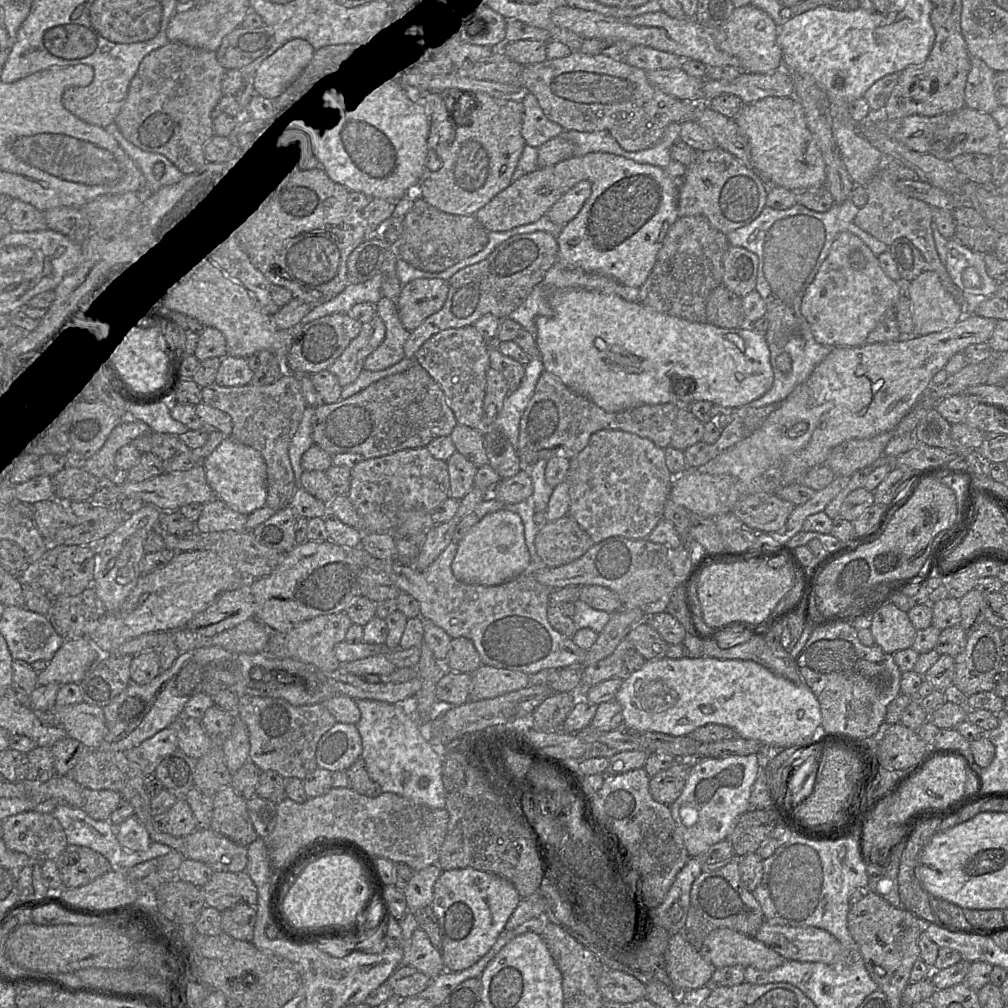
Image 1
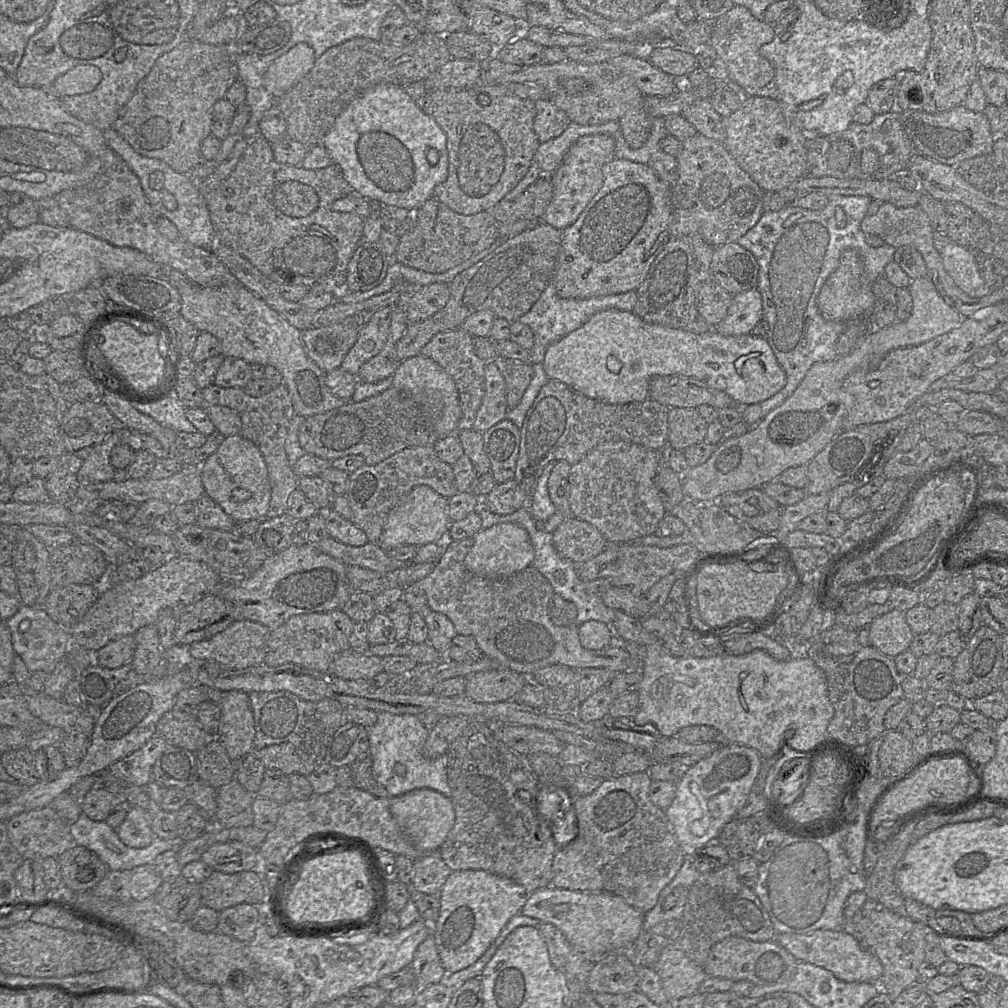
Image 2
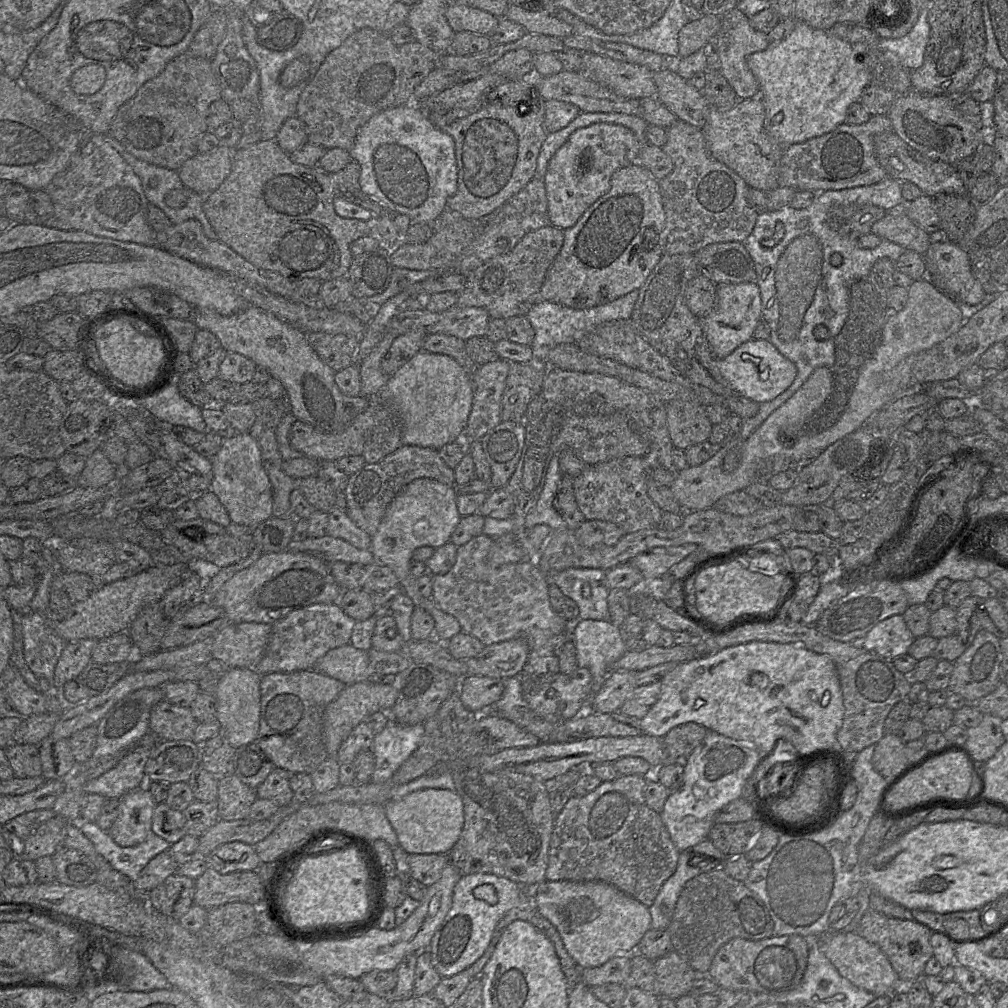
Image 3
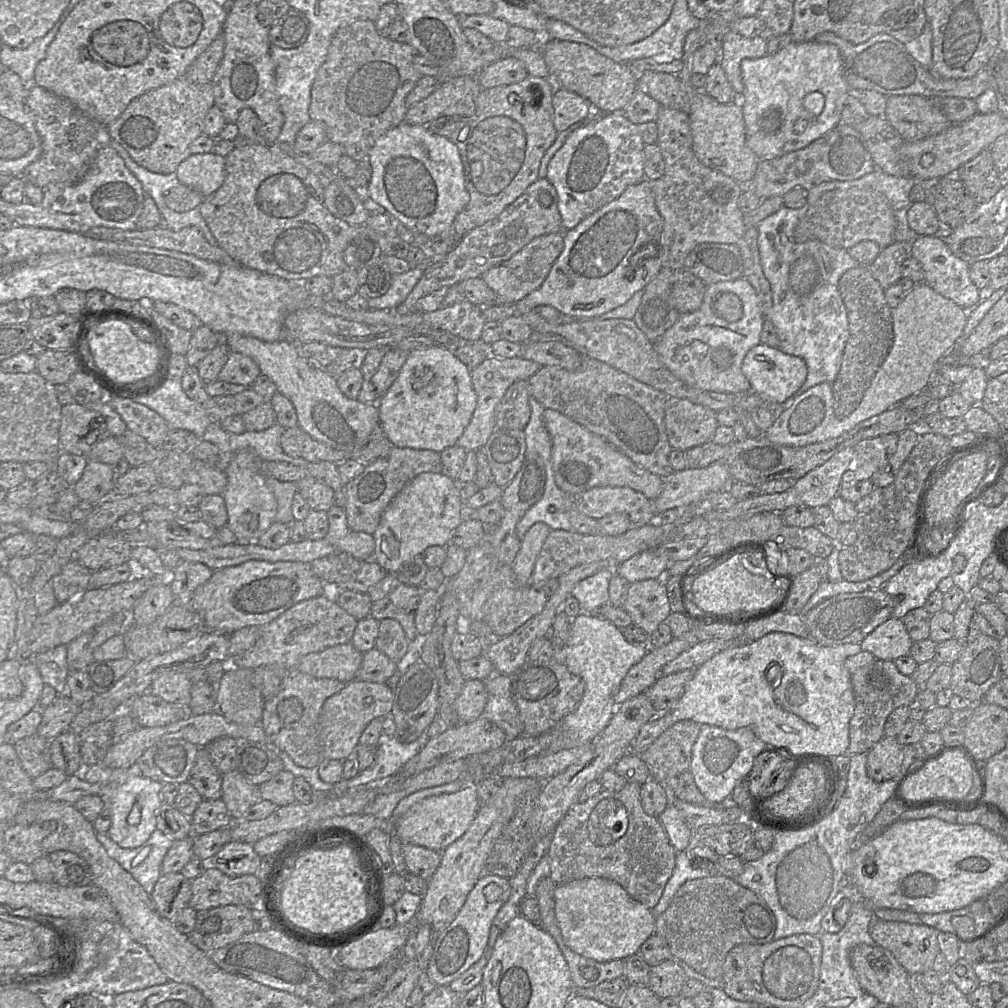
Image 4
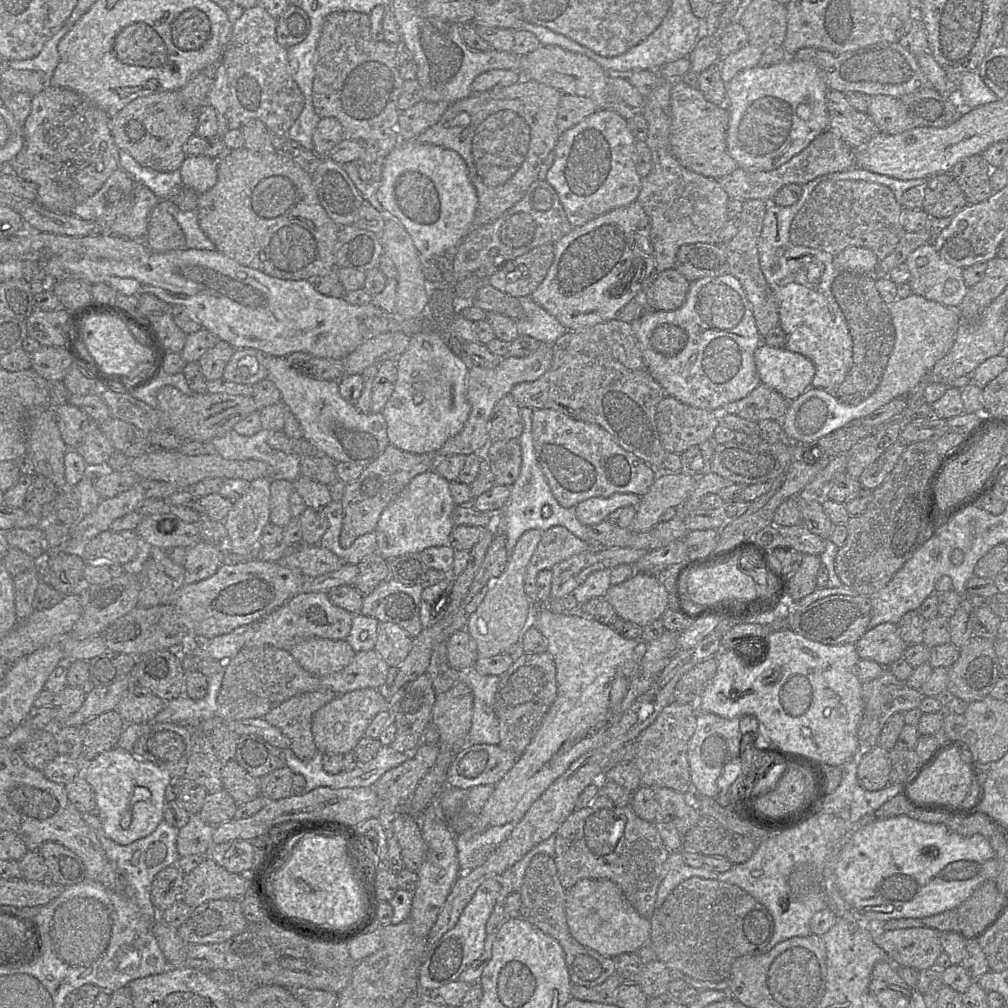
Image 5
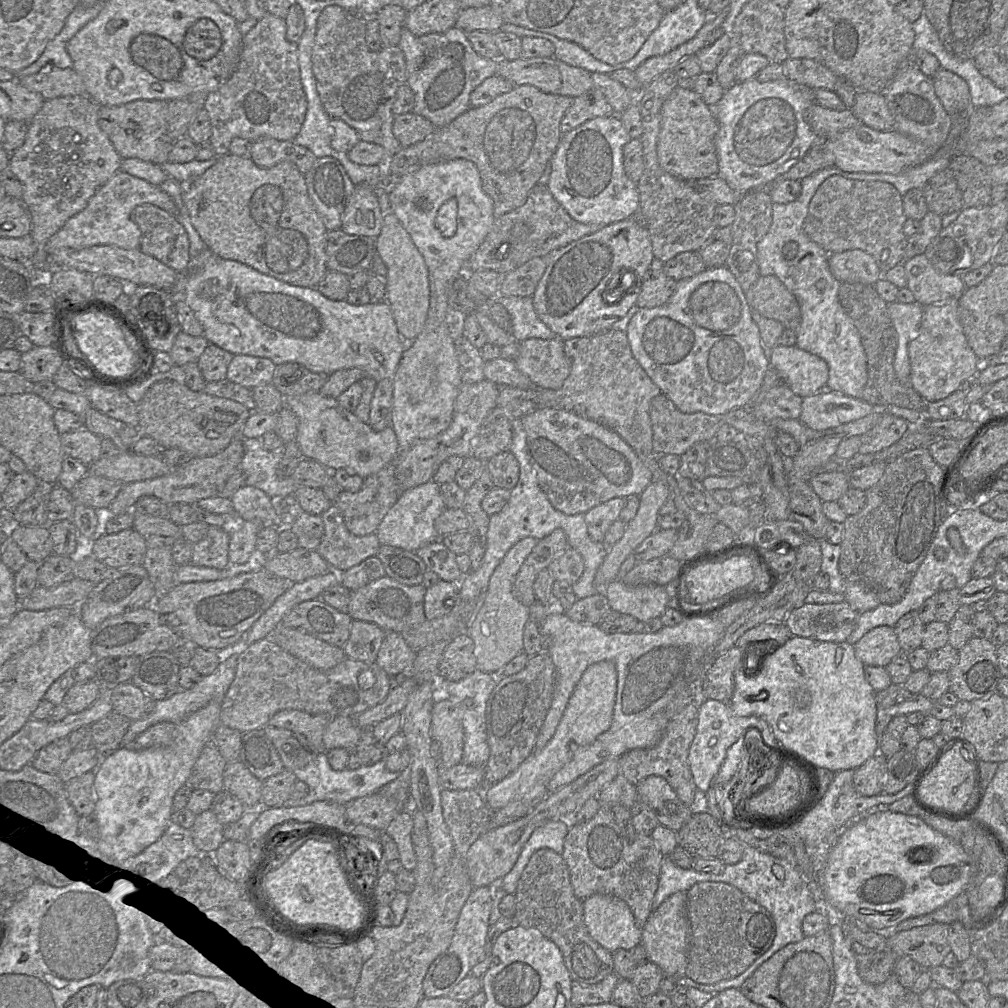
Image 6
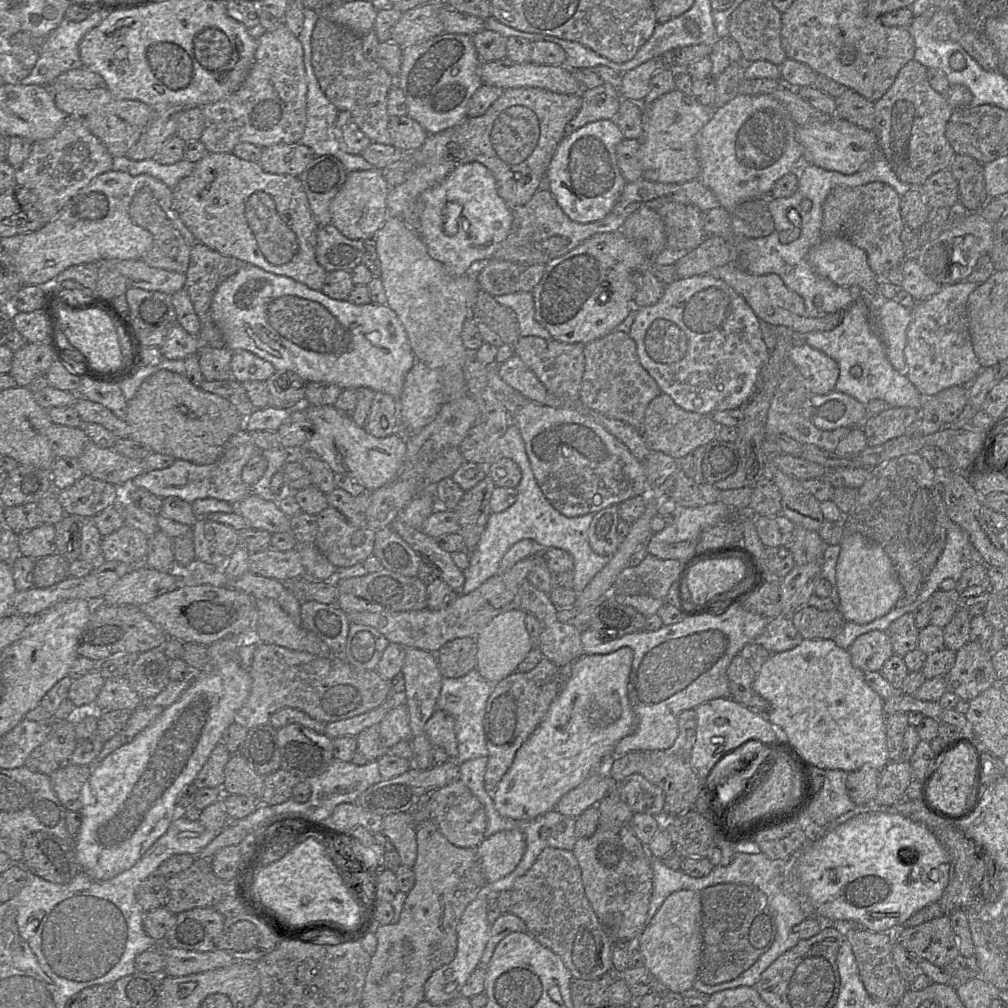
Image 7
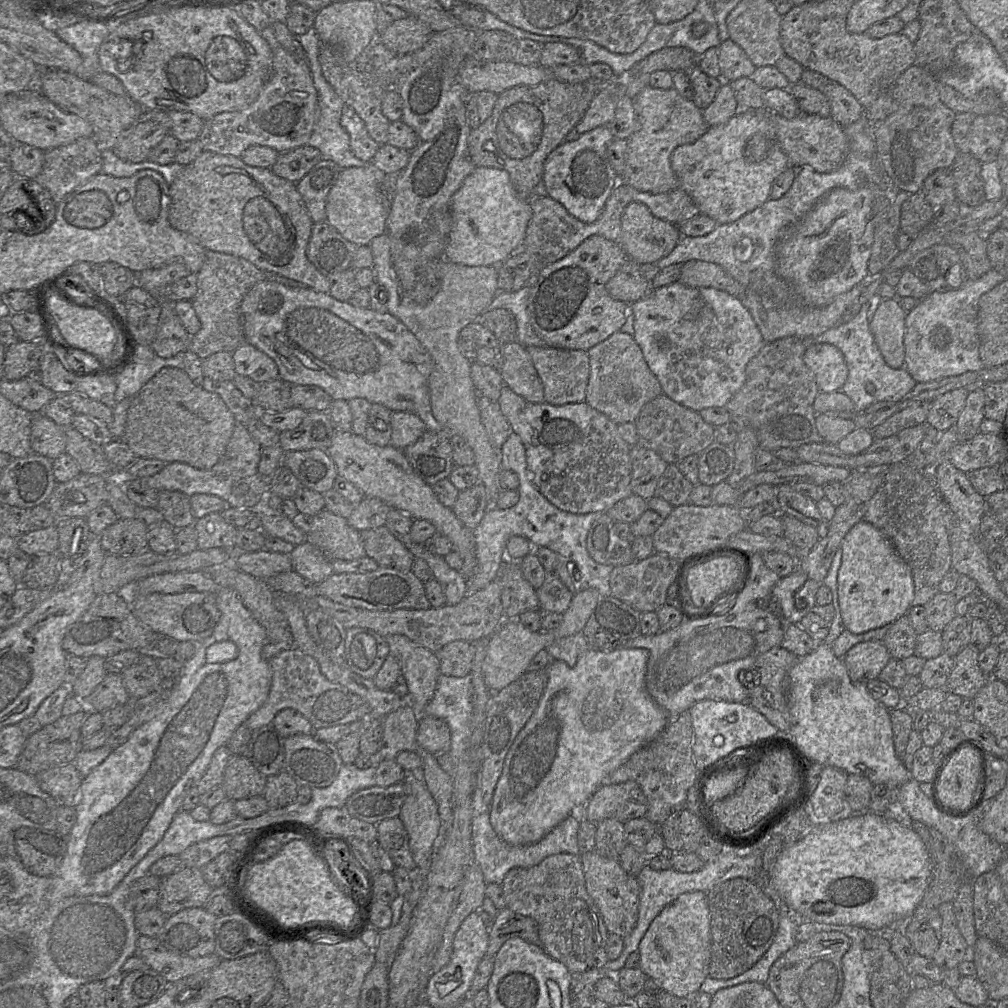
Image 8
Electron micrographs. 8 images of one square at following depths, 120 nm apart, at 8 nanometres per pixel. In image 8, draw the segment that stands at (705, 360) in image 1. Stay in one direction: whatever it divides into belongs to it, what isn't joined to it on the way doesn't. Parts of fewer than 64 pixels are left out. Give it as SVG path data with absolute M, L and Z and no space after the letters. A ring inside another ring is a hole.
M828 343L812 344L806 348L803 360L813 372L820 392L841 390L848 377L848 367L837 347Z

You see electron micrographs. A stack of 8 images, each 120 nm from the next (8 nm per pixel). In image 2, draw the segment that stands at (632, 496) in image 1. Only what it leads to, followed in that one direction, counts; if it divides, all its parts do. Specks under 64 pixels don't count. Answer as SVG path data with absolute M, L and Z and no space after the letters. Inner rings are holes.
M629 441L599 444L571 466L570 516L593 525L608 544L623 544L653 534L668 513L654 483L663 458L665 449L653 450Z

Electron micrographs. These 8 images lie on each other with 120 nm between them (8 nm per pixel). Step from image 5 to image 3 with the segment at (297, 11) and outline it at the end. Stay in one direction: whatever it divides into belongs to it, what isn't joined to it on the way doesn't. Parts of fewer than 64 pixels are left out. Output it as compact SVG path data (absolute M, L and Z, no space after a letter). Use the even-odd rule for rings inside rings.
M283 12L269 24L257 30L257 42L270 50L285 51L298 42L302 32L301 20L292 14Z

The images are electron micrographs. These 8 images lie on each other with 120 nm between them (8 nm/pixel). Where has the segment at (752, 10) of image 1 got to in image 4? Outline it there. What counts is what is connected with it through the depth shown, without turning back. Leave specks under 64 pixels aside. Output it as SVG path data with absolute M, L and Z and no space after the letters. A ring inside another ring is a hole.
M730 28L725 32L716 63L722 66L729 83L738 94L738 100L744 92L741 61L745 58L761 58L766 54L767 41L761 36L746 38Z

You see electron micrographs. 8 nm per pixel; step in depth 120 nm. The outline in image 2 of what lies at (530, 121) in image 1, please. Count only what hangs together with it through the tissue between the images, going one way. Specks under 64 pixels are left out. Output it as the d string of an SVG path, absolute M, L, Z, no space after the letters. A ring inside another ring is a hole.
M549 99L536 100L535 107L534 130L540 143L560 136L571 122Z

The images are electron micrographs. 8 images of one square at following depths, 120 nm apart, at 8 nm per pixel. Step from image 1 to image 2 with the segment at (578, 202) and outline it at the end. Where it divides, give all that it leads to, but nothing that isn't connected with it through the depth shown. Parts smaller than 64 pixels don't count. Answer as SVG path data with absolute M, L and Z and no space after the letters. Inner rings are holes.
M597 134L580 137L569 148L558 168L552 174L545 174L550 175L554 192L552 200L542 217L542 221L560 230L564 230L573 224L601 189L603 185L603 166L615 158L615 140L612 136Z

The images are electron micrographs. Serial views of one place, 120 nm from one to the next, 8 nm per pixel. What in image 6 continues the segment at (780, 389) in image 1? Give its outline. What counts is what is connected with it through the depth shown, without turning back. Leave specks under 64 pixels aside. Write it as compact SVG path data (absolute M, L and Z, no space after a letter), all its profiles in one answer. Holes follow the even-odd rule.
M947 139L934 157L899 174L844 172L835 166L824 168L800 181L802 189L796 200L786 204L772 204L771 226L757 244L759 273L760 276L776 276L796 297L801 310L801 322L795 331L796 346L826 361L829 368L829 378L826 385L828 389L860 398L860 393L868 378L867 357L857 328L839 302L840 282L830 271L829 254L813 242L803 230L812 197L818 187L831 176L841 176L851 180L887 182L892 184L903 197L910 189L922 189L930 178L949 168L950 160L955 154L958 154L955 143L948 142Z

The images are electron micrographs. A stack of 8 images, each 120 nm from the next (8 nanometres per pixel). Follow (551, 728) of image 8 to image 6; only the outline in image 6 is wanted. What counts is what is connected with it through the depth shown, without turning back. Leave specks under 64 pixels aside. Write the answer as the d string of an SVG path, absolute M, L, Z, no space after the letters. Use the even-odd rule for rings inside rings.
M601 661L590 665L576 685L553 737L541 750L535 750L519 767L499 782L482 786L483 798L493 811L521 799L537 785L547 786L551 778L565 765L579 746L592 744L607 731L612 722L617 691L617 671L614 662Z

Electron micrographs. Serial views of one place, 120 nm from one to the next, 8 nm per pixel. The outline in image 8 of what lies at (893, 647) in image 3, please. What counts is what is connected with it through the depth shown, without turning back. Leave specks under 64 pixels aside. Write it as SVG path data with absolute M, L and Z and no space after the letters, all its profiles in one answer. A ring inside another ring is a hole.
M868 640L853 645L842 660L851 680L866 683L878 678L891 658L882 640Z

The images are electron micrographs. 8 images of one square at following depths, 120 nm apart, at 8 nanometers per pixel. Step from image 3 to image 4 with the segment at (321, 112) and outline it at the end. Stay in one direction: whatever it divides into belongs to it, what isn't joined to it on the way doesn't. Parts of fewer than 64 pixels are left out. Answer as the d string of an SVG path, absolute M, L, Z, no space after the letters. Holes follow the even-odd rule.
M356 20L338 29L312 84L310 119L322 122L326 127L327 141L341 145L346 155L356 162L367 159L377 139L405 119L408 110L405 98L422 77L413 65L416 55L417 51L411 44L381 36L371 20Z

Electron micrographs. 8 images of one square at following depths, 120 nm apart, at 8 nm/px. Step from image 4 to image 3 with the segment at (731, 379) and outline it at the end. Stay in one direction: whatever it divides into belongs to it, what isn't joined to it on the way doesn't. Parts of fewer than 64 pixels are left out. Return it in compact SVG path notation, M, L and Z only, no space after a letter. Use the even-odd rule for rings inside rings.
M755 282L719 284L716 296L716 307L700 319L700 323L712 354L716 359L723 359L741 344L753 339L755 327L762 320L761 298Z

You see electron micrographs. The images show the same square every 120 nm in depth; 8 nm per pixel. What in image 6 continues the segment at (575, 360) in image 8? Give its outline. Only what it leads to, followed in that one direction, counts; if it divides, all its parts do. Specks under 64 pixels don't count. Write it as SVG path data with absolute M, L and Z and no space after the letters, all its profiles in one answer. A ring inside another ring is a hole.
M557 337L522 341L520 353L514 360L517 368L537 387L561 388L571 370L563 341Z

